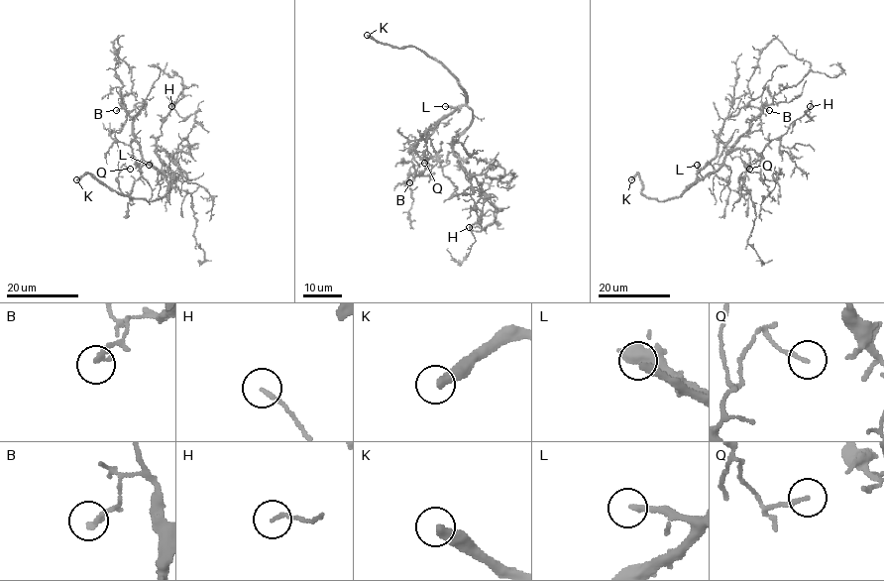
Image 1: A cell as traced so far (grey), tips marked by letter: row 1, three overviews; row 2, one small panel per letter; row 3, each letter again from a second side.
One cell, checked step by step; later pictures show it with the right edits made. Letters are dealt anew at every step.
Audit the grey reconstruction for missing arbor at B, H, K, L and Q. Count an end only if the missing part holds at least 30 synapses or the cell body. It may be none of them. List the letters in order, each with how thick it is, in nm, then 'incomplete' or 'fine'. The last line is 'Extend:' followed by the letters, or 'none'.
B: 190 nm thick; fine
H: 120 nm thick; fine
K: 400 nm thick; incomplete
L: 260 nm thick; incomplete
Q: 150 nm thick; fine
Extend: K, L

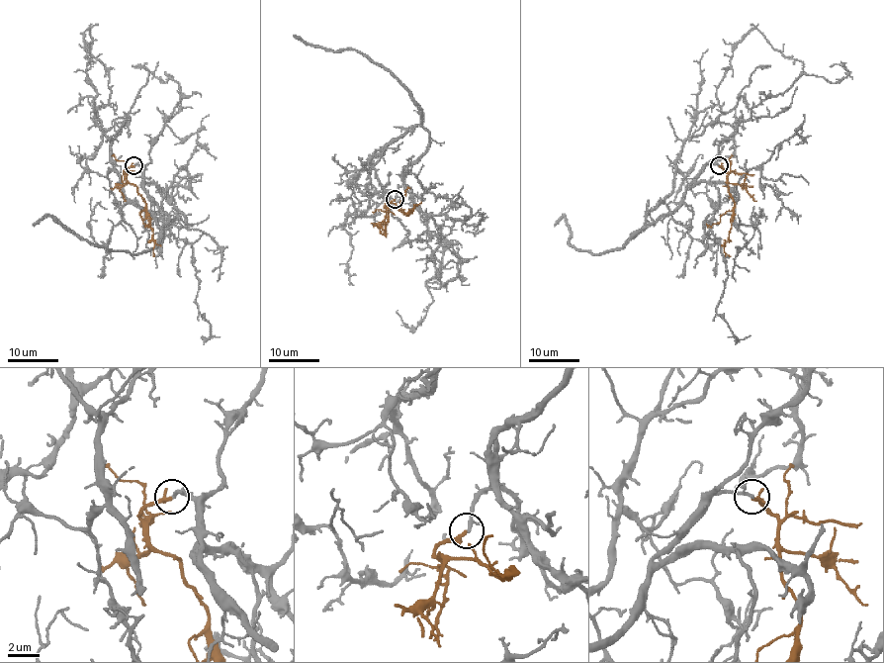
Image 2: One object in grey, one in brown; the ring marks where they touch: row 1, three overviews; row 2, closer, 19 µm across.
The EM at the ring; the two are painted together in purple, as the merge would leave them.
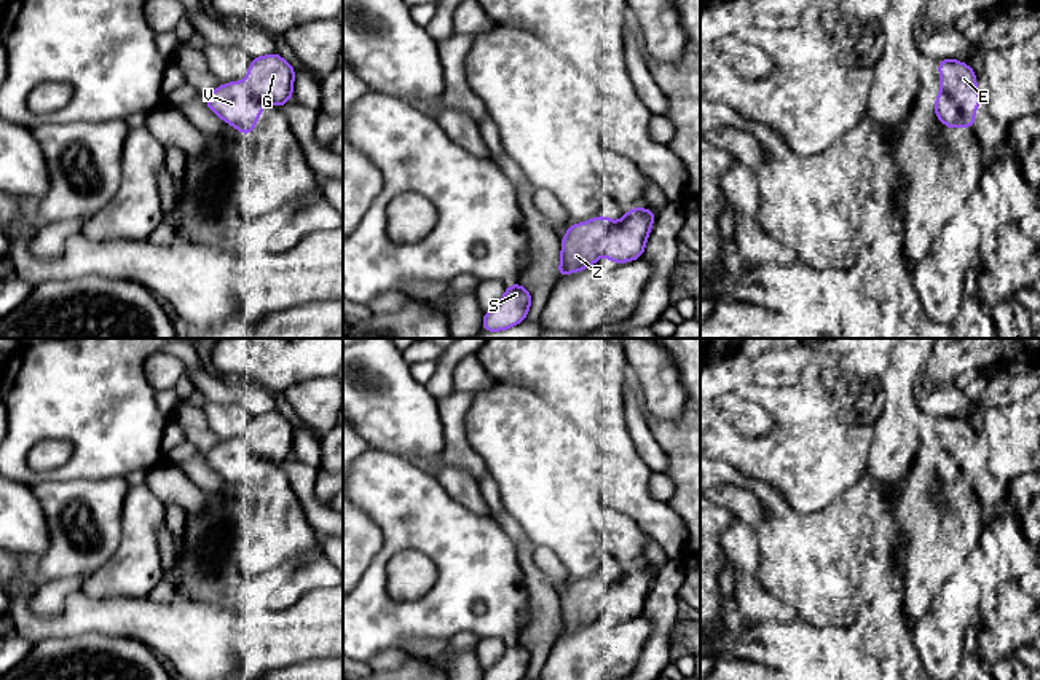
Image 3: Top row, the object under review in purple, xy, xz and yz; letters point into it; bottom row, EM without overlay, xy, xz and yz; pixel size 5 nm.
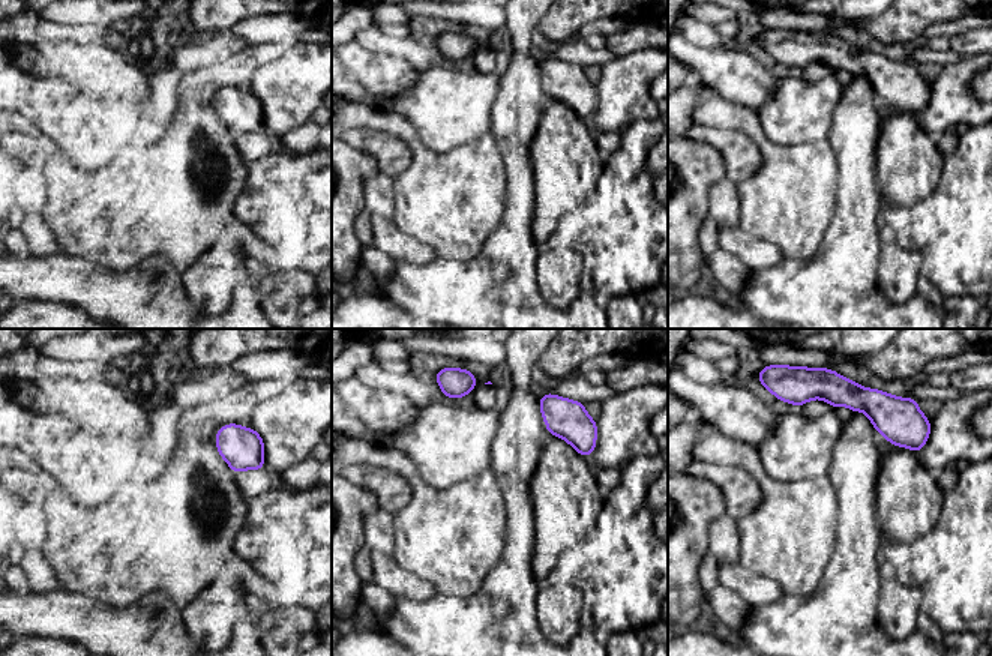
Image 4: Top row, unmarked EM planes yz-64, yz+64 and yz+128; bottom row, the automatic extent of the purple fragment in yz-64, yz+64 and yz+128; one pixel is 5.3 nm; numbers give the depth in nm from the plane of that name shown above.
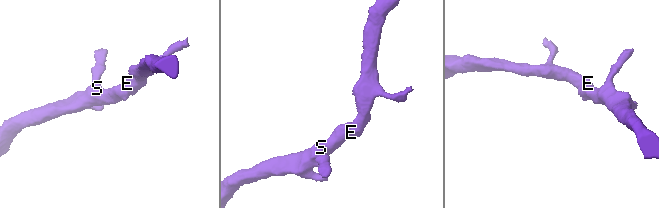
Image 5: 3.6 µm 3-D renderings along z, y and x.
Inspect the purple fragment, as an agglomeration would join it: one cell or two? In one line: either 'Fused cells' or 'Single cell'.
Single cell

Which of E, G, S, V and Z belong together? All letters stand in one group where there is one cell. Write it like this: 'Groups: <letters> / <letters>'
Groups: E G S V Z

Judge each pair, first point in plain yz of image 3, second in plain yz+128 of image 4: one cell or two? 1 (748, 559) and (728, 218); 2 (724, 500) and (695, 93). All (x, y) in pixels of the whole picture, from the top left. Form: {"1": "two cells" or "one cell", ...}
{"1": "one cell", "2": "two cells"}

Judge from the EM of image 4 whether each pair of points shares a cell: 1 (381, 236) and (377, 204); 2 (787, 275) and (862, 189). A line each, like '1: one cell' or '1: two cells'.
1: two cells
2: one cell

